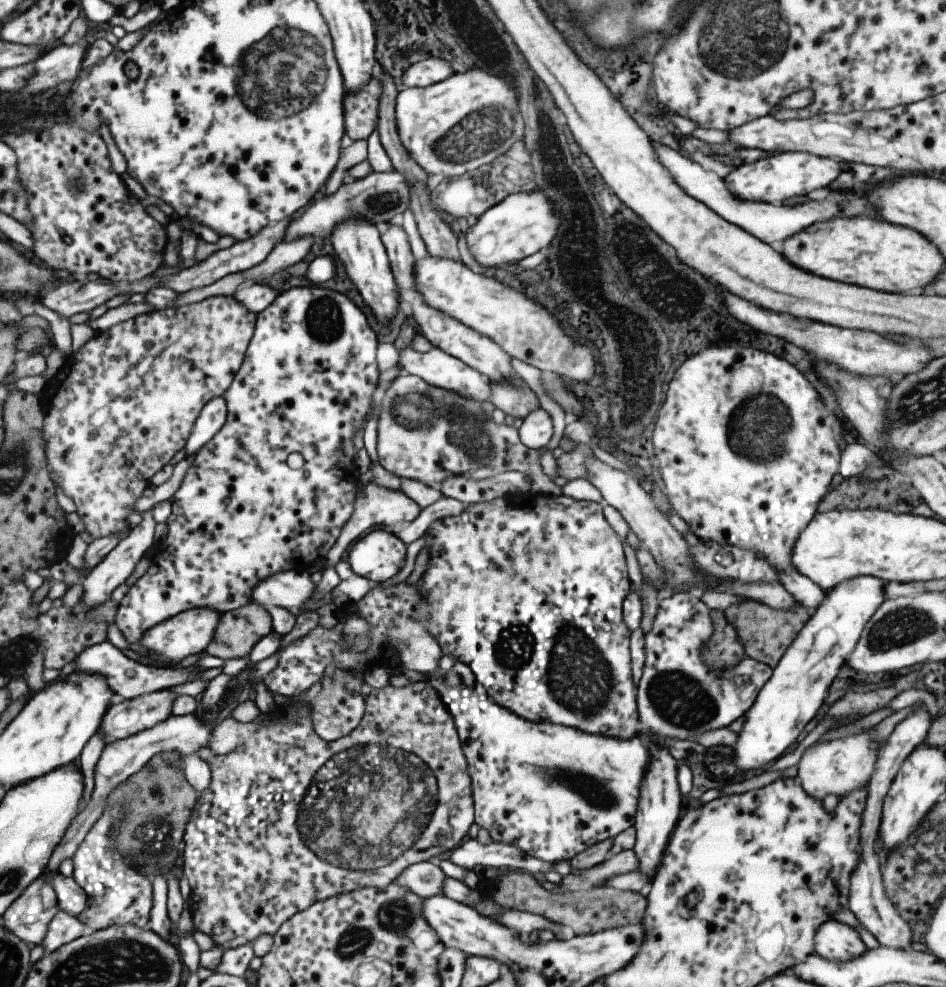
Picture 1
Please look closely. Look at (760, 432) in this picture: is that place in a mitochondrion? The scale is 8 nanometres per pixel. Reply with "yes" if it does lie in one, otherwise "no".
yes

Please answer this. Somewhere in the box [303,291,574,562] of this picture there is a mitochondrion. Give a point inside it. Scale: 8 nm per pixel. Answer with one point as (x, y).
(475, 439)

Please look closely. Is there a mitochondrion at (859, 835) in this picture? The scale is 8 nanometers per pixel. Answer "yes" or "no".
no

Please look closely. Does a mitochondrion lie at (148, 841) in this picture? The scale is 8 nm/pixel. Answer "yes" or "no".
yes

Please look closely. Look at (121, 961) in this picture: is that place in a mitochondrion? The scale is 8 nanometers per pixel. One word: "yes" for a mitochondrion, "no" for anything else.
yes

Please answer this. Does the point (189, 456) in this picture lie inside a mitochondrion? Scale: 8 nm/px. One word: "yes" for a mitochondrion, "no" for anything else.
no

